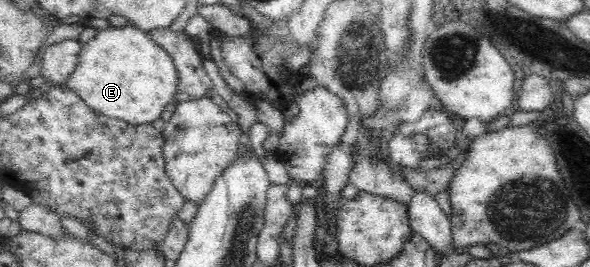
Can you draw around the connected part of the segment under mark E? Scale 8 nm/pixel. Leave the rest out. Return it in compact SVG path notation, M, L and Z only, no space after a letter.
M131 25L111 26L81 44L78 63L66 84L92 111L143 125L158 121L163 109L172 103L179 75L173 57L146 32Z

